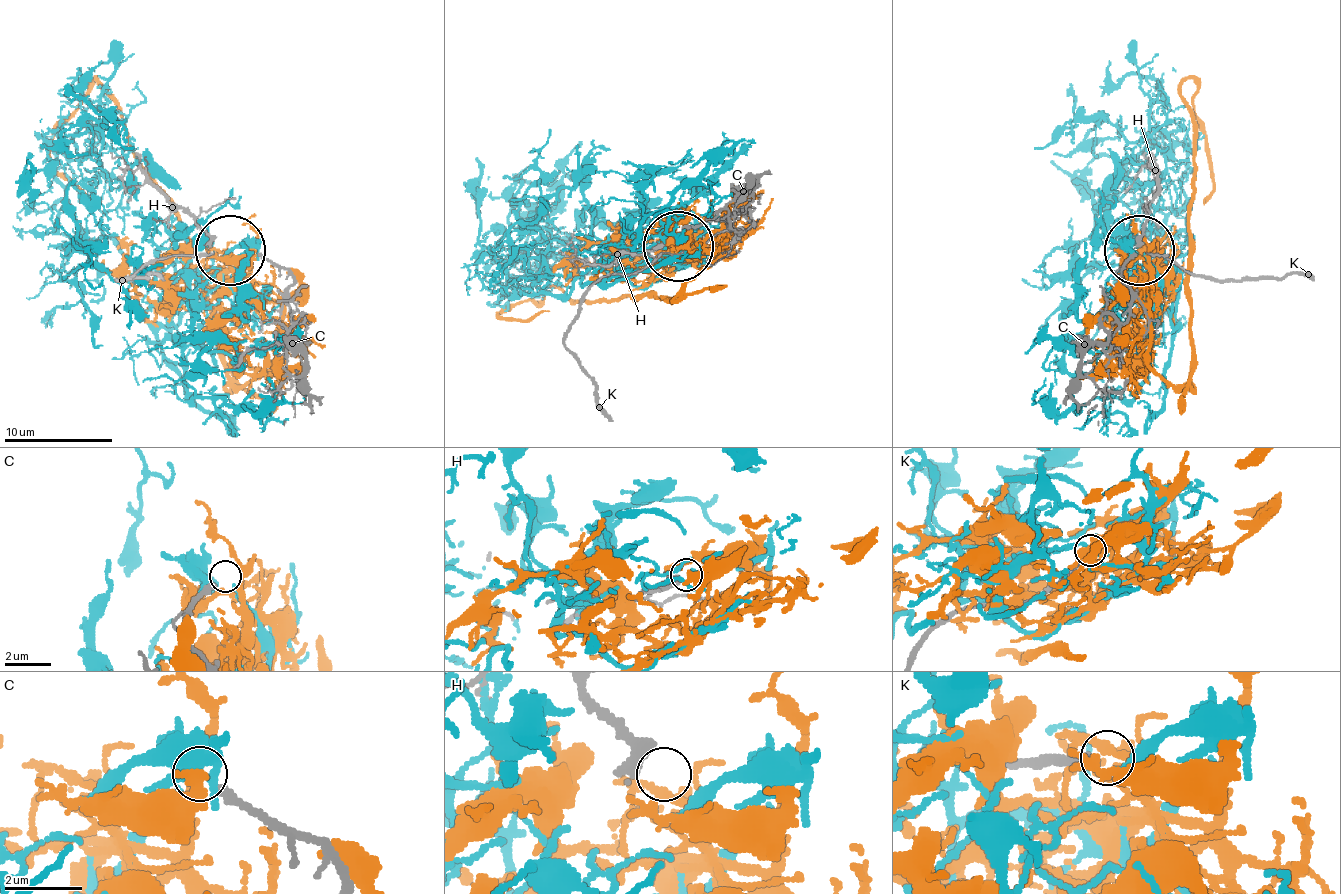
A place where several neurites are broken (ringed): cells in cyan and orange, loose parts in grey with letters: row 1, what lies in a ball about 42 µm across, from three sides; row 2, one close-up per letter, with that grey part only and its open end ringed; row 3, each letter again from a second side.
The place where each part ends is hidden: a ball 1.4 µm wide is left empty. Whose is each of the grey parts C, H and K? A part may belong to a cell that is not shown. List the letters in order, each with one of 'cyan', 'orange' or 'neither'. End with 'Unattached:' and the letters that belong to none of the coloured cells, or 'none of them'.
C: cyan
H: neither
K: neither
Unattached: H, K

